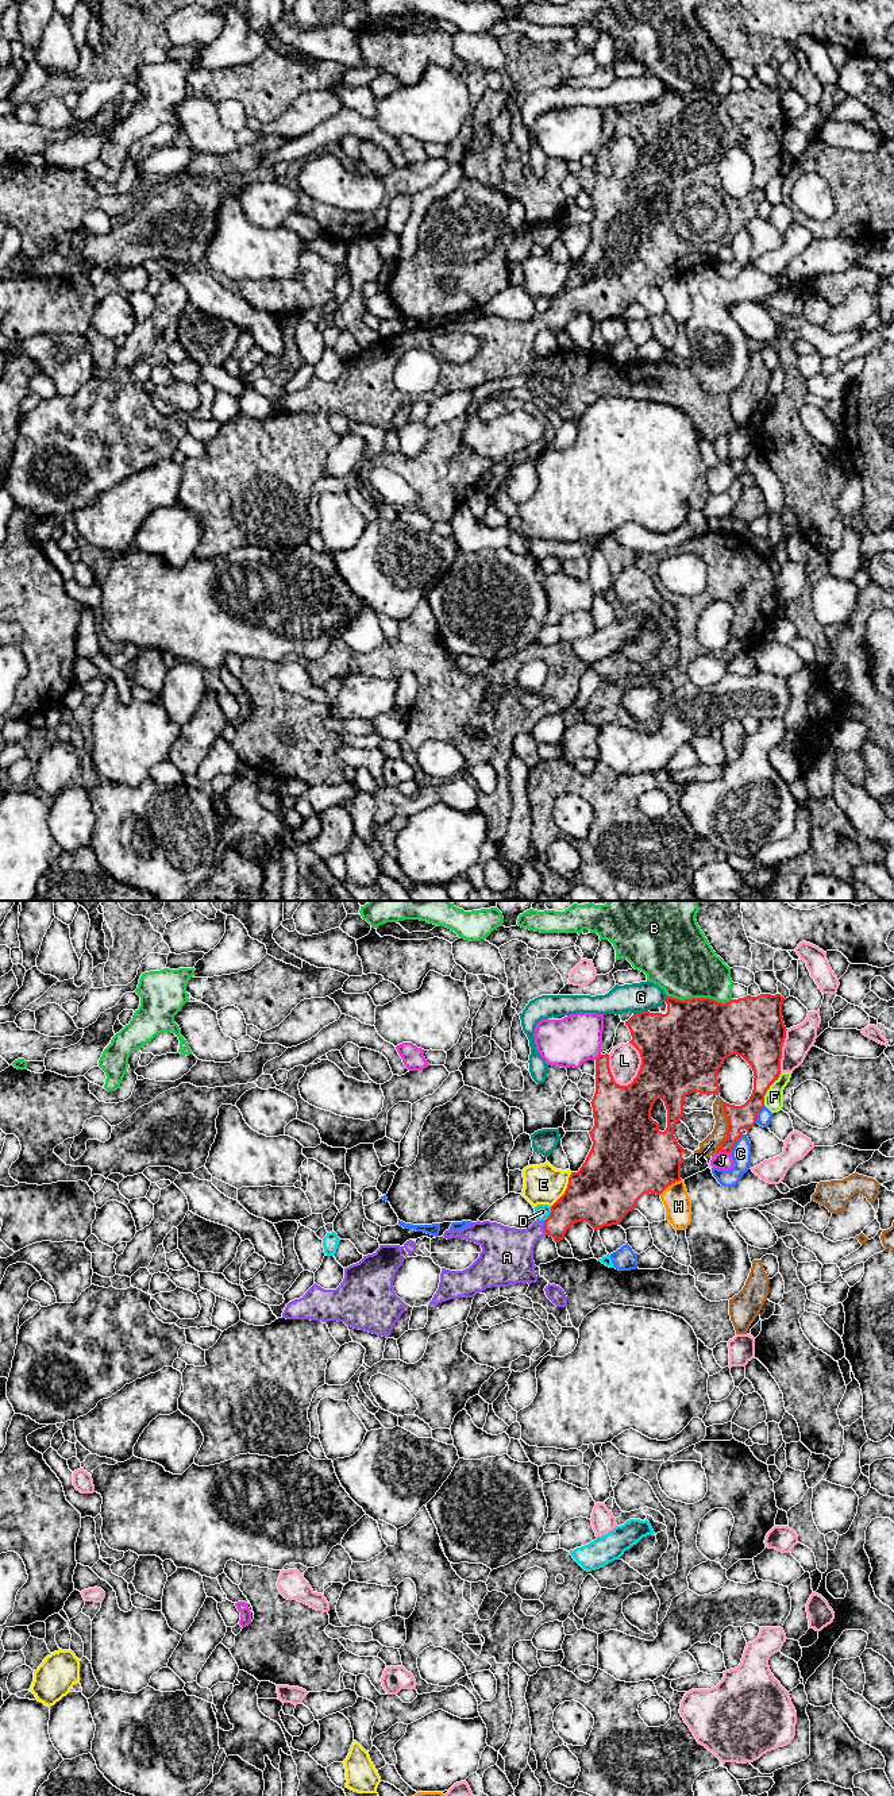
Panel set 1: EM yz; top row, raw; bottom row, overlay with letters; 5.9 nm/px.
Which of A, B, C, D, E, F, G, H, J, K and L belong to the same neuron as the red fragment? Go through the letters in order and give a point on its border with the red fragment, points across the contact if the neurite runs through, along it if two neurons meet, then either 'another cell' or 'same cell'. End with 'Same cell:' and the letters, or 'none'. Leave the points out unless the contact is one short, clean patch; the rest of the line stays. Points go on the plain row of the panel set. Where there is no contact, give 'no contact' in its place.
A: yz (543, 319) | across yz (578, 296), (553, 319), (543, 319), (509, 343) | same cell
B: yz (700, 91) | another cell
C: yz (735, 235) | another cell
D: yz (550, 307) | another cell
E: yz (566, 282) | another cell
F: yz (767, 181) | another cell
G: yz (642, 104) | another cell
H: yz (670, 277) | another cell
J: yz (723, 243) | another cell
K: yz (728, 219) | another cell
L: yz (640, 161) | another cell
Same cell: A

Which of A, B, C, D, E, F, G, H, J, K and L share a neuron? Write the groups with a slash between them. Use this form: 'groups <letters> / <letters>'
groups A / B / C / D / E / F / G / H / J / K / L

